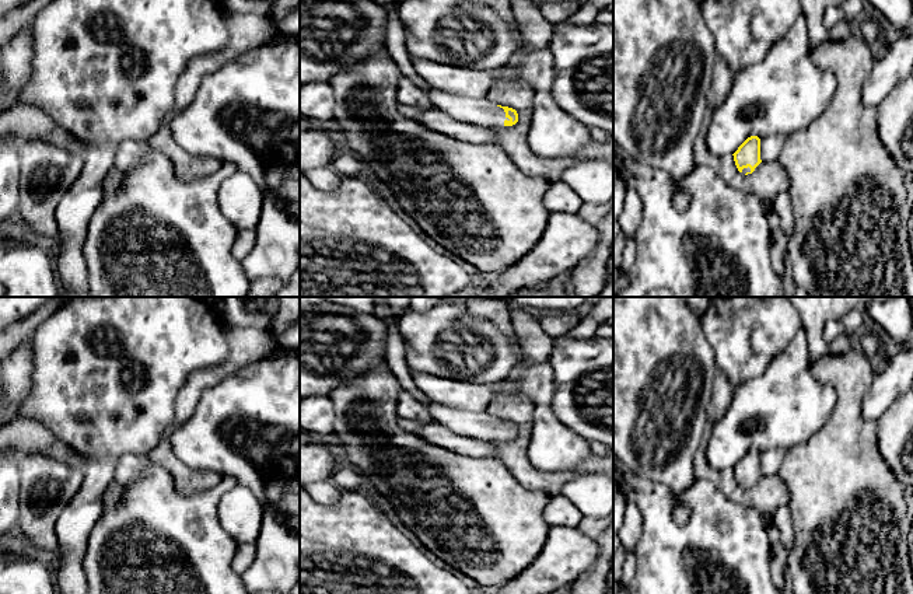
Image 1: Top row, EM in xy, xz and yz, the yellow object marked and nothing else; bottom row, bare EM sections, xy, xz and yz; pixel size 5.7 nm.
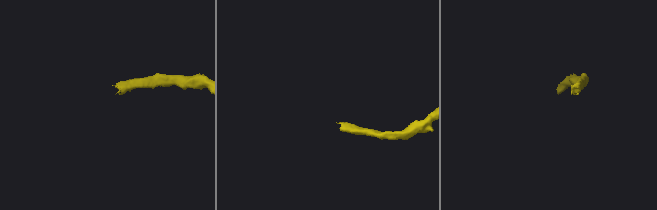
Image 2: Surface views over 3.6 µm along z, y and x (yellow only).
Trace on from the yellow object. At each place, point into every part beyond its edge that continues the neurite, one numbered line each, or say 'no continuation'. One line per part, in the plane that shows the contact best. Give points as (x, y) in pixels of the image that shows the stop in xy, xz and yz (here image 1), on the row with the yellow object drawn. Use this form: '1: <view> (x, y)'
1: xz (481, 112)

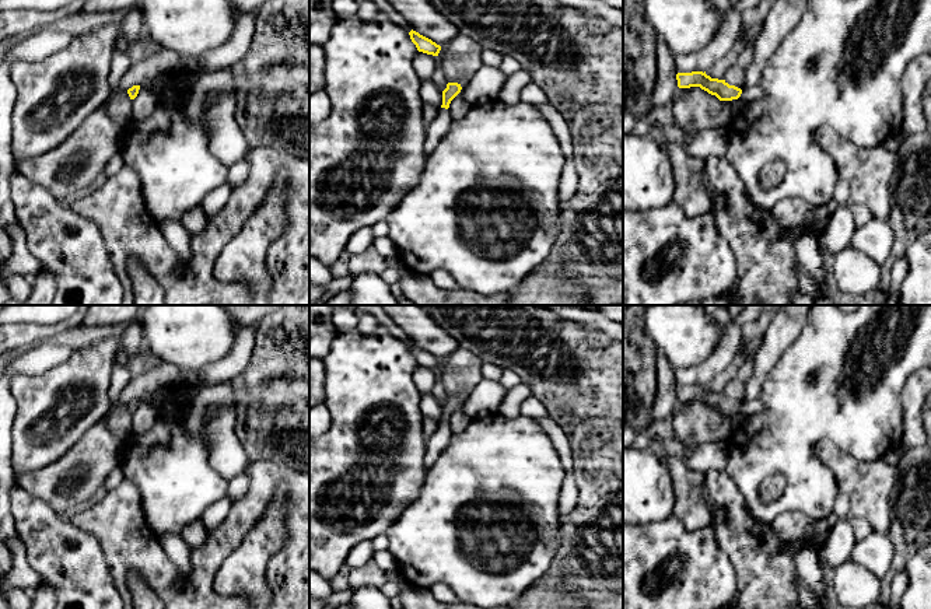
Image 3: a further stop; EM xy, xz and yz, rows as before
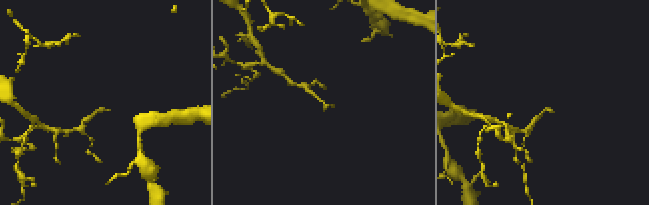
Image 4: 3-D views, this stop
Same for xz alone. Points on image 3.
1: xz (440, 125)

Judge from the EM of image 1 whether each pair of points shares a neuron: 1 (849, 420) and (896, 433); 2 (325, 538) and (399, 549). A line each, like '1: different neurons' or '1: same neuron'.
1: different neurons
2: same neuron

